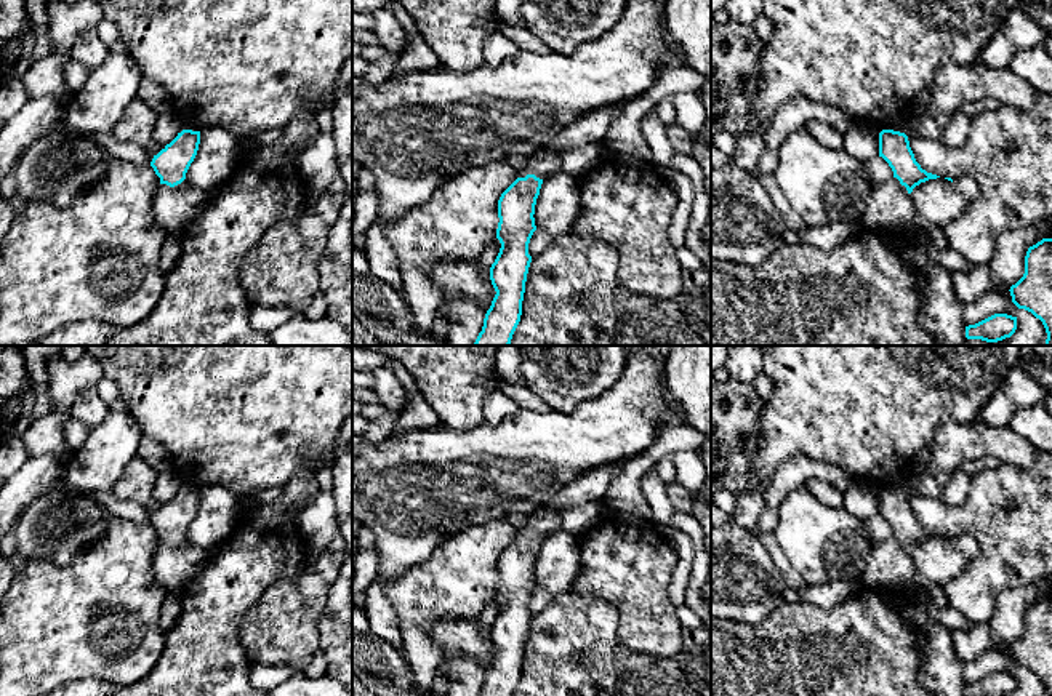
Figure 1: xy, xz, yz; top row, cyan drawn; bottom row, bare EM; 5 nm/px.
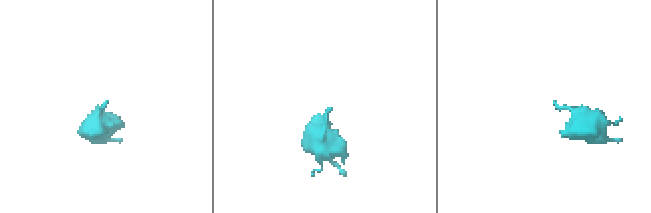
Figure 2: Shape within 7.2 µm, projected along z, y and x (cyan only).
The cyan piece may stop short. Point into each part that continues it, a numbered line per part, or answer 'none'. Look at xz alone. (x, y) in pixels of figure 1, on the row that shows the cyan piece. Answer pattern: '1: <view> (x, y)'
1: xz (593, 127)

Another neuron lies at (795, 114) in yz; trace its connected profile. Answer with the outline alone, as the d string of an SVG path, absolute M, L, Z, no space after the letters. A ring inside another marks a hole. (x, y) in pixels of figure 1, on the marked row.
M810 96L796 98L785 102L775 112L767 130L765 147L778 150L785 142L785 138L794 130L805 126L809 120L820 120L842 134L857 125L847 114L834 107L818 104Z

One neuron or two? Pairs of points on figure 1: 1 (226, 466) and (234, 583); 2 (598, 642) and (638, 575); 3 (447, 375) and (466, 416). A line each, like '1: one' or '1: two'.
1: two
2: two
3: one

